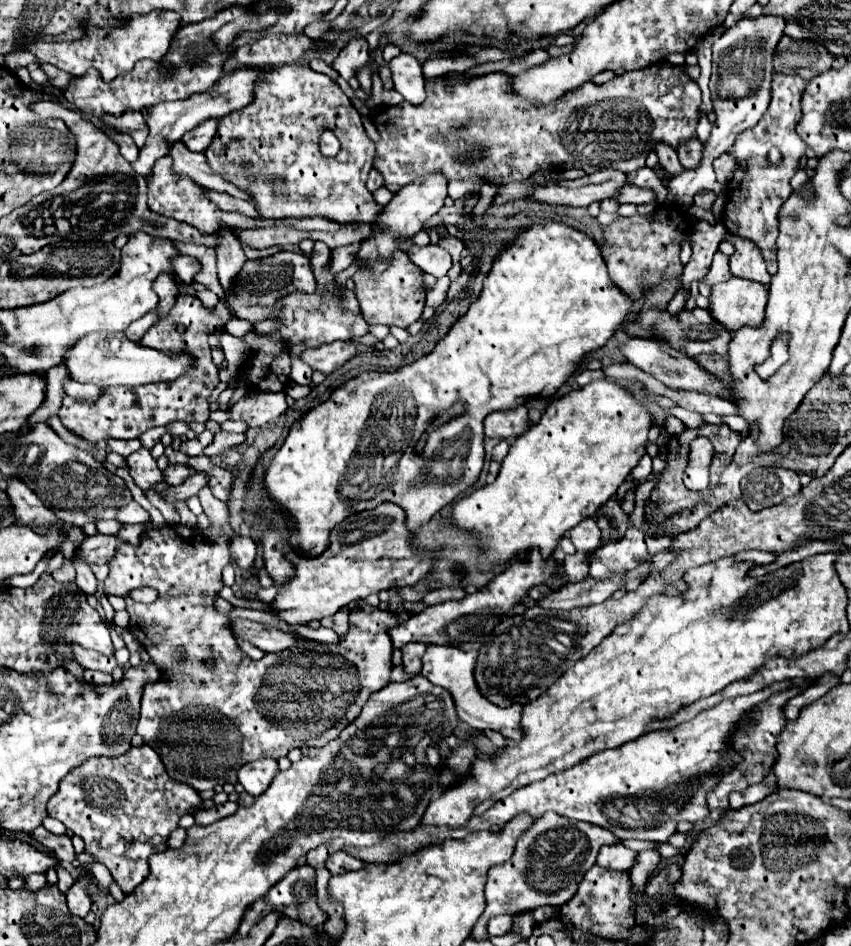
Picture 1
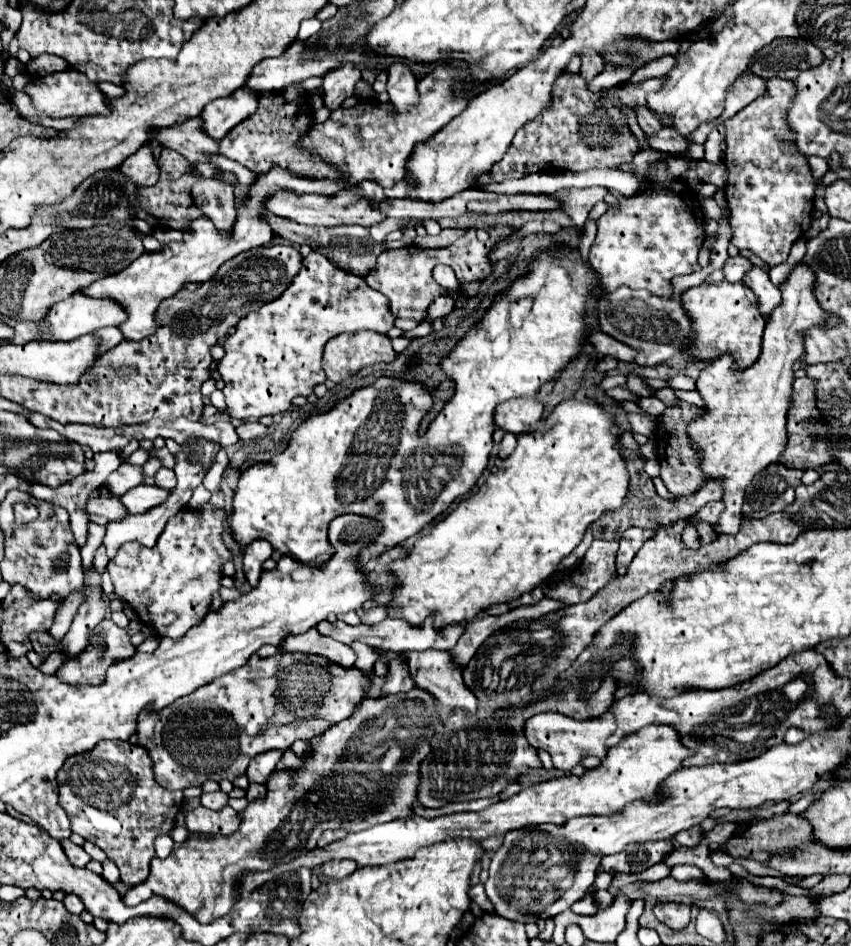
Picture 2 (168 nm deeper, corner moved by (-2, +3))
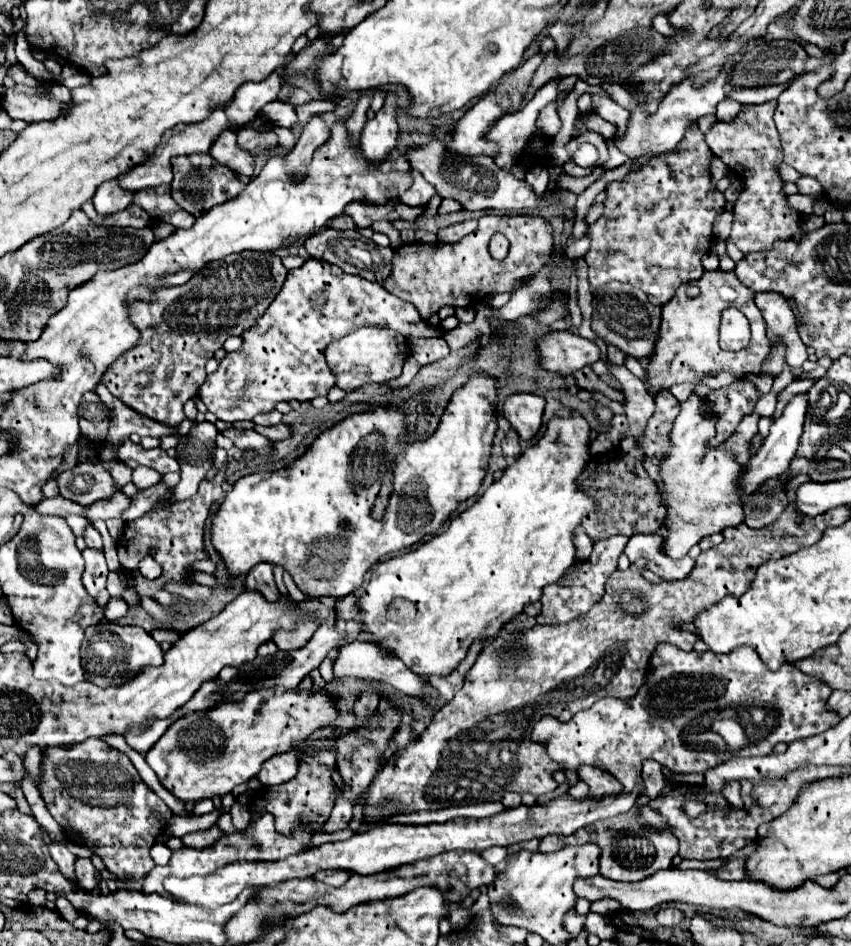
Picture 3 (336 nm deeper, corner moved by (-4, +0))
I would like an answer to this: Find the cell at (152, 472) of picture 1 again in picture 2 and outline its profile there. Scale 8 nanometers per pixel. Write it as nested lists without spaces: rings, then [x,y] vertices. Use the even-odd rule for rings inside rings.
[[[123,463],[117,471],[113,471],[107,481],[97,489],[99,493],[105,493],[109,497],[121,497],[131,487],[137,487],[143,483],[143,469]]]

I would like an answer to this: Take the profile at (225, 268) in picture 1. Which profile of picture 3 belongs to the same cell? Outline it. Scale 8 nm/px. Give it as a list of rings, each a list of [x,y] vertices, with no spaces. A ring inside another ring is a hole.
[[[191,154],[191,156],[177,156],[173,158],[173,182],[171,182],[171,194],[175,198],[175,202],[199,216],[201,210],[207,212],[209,208],[217,206],[217,204],[223,204],[227,200],[233,200],[235,196],[239,196],[239,188],[243,186],[235,176],[233,176],[233,170],[219,164],[217,160],[213,160],[211,156],[207,154]]]

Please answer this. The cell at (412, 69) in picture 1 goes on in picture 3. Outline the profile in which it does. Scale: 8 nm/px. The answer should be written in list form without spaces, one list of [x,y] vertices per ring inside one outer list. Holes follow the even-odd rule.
[[[387,94],[383,108],[369,120],[361,134],[361,146],[367,158],[385,158],[397,146],[397,96]]]

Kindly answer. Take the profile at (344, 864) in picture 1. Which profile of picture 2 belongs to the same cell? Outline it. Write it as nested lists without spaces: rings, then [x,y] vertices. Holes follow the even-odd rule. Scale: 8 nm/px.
[[[327,861],[325,865],[319,867],[319,871],[329,879],[345,879],[355,869],[357,869],[355,861]]]

